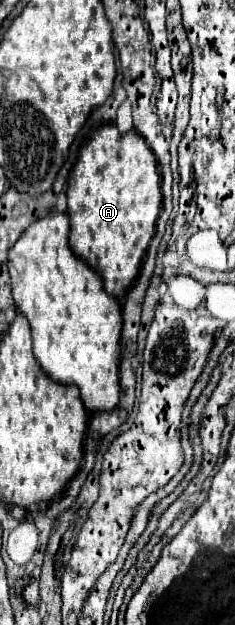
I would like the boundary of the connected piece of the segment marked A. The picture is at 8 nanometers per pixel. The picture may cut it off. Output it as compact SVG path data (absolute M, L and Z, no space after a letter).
M113 124L95 130L71 172L67 200L71 250L101 274L107 294L125 294L133 286L143 254L155 236L155 222L163 202L157 160L145 140L135 130L121 134Z

